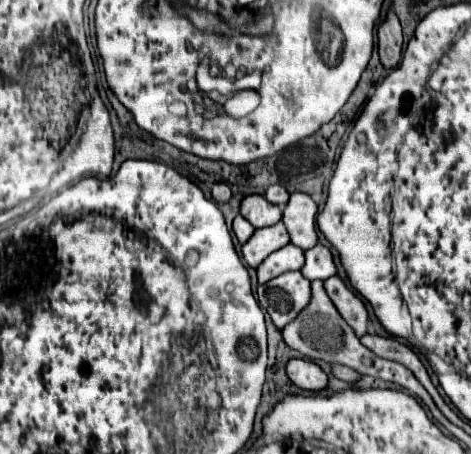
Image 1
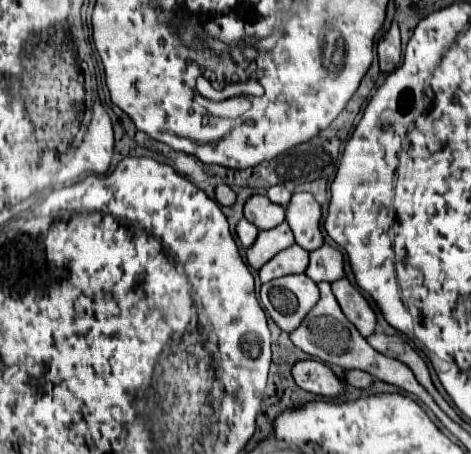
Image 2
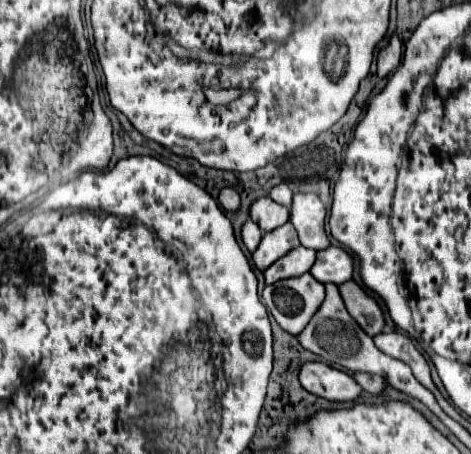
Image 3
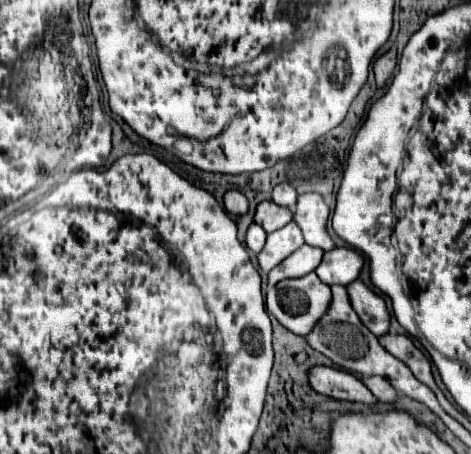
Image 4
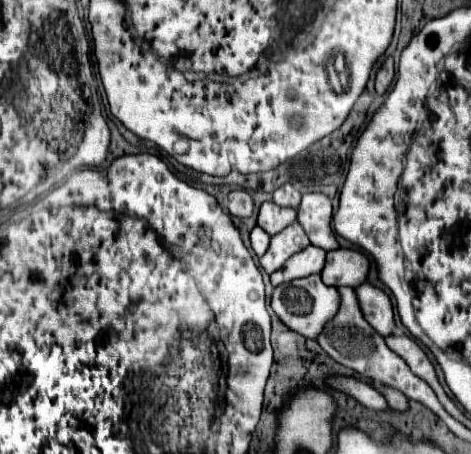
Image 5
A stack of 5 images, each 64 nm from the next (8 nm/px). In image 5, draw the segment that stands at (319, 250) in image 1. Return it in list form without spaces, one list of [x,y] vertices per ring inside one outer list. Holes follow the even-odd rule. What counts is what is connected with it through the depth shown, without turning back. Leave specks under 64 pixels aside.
[[[338,248],[330,250],[326,256],[326,266],[322,270],[322,280],[328,286],[360,286],[366,282],[370,272],[370,260],[360,250]]]

